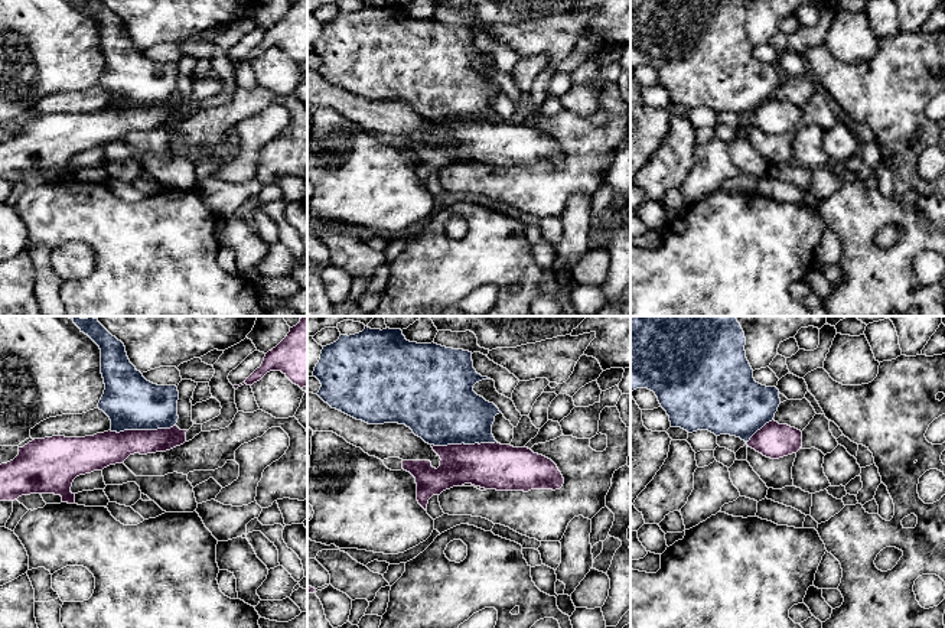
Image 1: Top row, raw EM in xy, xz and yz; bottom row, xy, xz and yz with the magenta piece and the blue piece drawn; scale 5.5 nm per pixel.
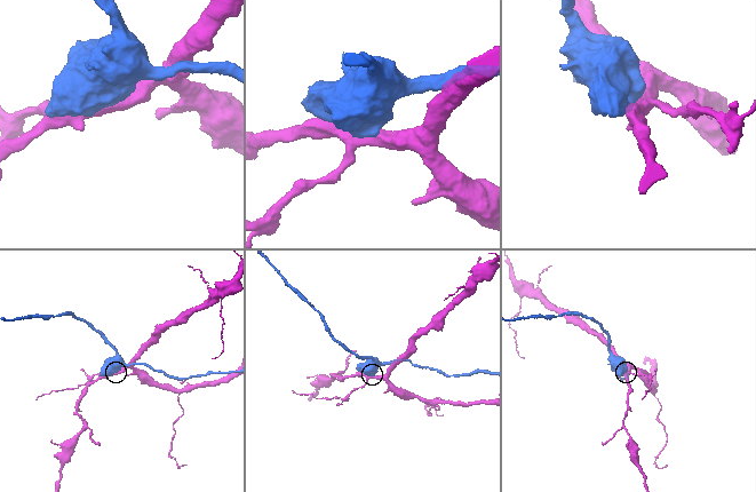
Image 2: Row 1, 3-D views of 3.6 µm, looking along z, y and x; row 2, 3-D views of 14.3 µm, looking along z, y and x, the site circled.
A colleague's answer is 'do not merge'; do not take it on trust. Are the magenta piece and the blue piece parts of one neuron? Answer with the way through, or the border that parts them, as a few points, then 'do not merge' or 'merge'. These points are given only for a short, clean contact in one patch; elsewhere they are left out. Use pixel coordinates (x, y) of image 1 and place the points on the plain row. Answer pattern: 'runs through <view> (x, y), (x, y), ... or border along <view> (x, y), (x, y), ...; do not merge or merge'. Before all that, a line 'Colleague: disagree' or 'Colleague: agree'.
Colleague: agree
do not merge

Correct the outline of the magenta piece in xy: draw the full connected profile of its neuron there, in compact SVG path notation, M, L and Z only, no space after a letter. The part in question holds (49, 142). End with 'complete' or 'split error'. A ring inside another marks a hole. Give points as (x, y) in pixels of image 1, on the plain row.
M175 101L170 105L157 107L124 107L120 110L108 107L85 114L35 115L19 124L19 131L13 137L0 141L0 178L14 178L30 170L55 170L62 173L62 179L74 180L75 170L71 169L71 163L76 153L124 140L134 130L147 131L170 127L186 118L186 108Z | complete

